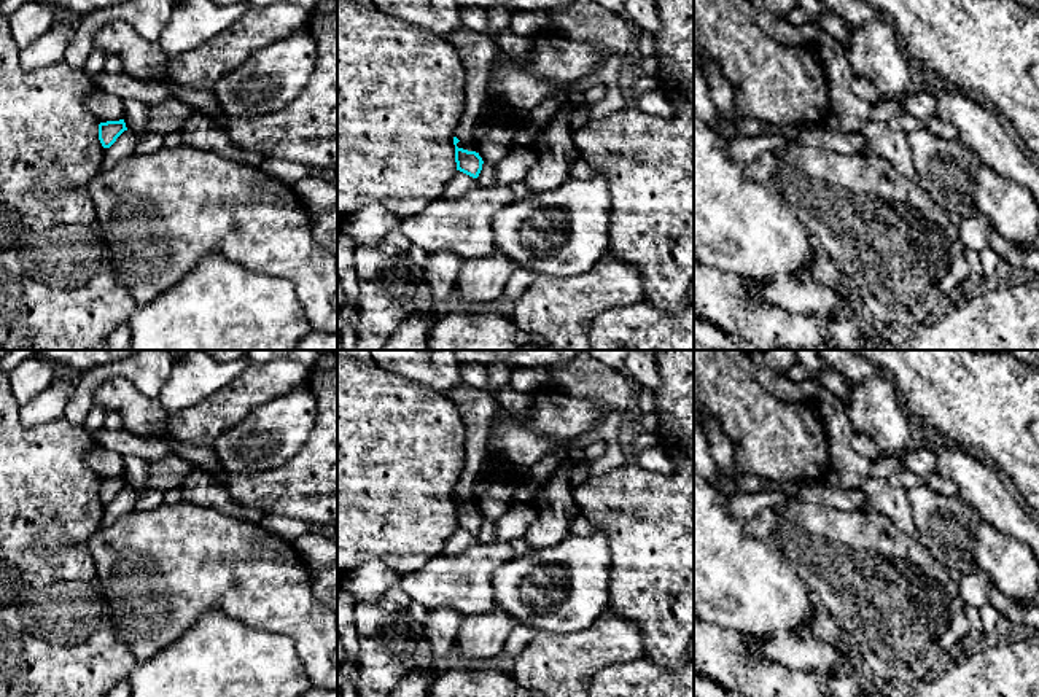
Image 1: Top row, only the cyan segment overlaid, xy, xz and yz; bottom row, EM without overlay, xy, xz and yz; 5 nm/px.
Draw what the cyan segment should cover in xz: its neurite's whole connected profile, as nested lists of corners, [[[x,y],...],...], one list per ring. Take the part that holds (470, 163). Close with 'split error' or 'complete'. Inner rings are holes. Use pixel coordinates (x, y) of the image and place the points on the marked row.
[[[453,137],[457,170],[473,178],[477,178],[484,164],[482,158],[476,151],[458,148],[457,146],[458,142],[460,140]]]; complete

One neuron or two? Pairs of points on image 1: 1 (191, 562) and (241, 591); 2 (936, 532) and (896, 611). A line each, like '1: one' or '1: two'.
1: one
2: two

